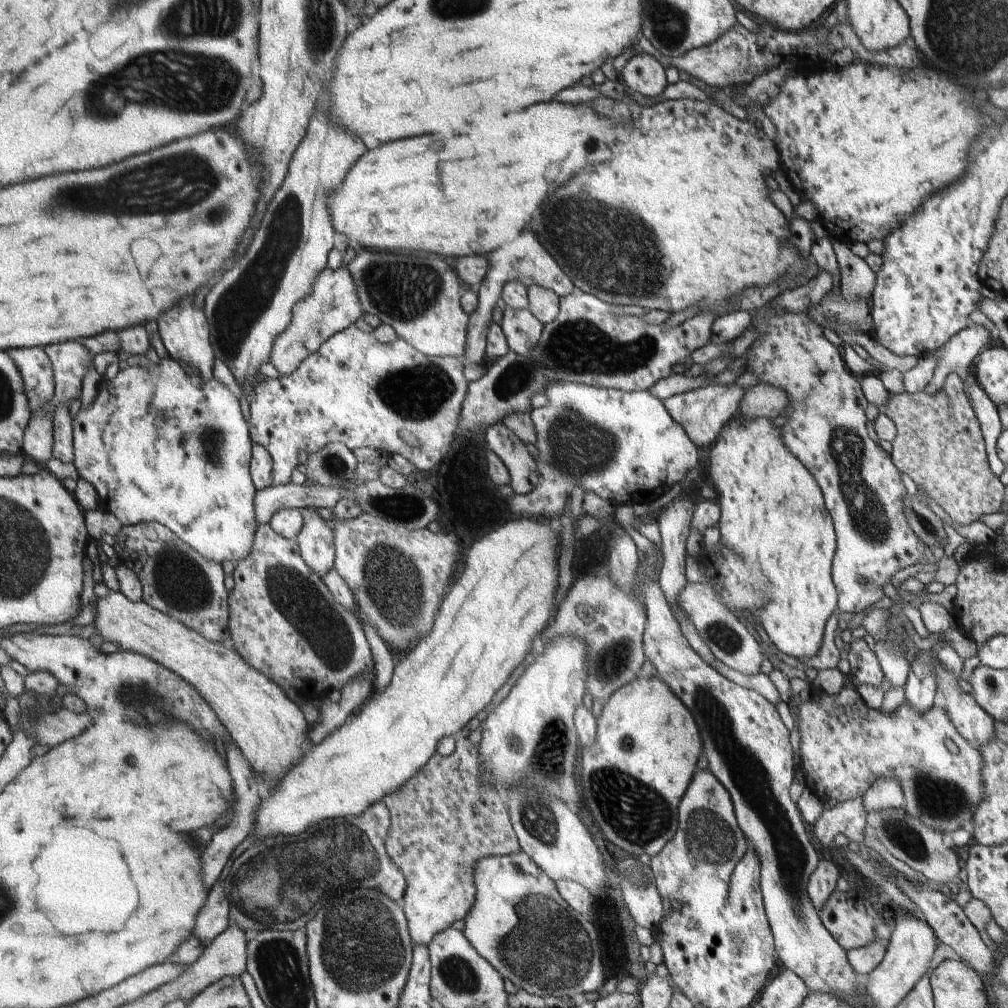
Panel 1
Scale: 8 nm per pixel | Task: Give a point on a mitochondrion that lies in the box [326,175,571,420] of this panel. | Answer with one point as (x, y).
(406, 292)

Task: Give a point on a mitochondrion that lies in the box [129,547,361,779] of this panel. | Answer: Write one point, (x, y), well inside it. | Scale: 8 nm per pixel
(330, 640)

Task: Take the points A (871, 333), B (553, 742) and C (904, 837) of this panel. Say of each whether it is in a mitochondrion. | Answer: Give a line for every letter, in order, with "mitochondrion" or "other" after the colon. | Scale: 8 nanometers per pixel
A: other
B: mitochondrion
C: mitochondrion

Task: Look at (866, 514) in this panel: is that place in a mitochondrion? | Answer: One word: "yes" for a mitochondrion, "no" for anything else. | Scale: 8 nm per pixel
yes

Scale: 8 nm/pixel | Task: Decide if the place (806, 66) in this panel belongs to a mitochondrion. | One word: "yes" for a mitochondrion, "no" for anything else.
no

